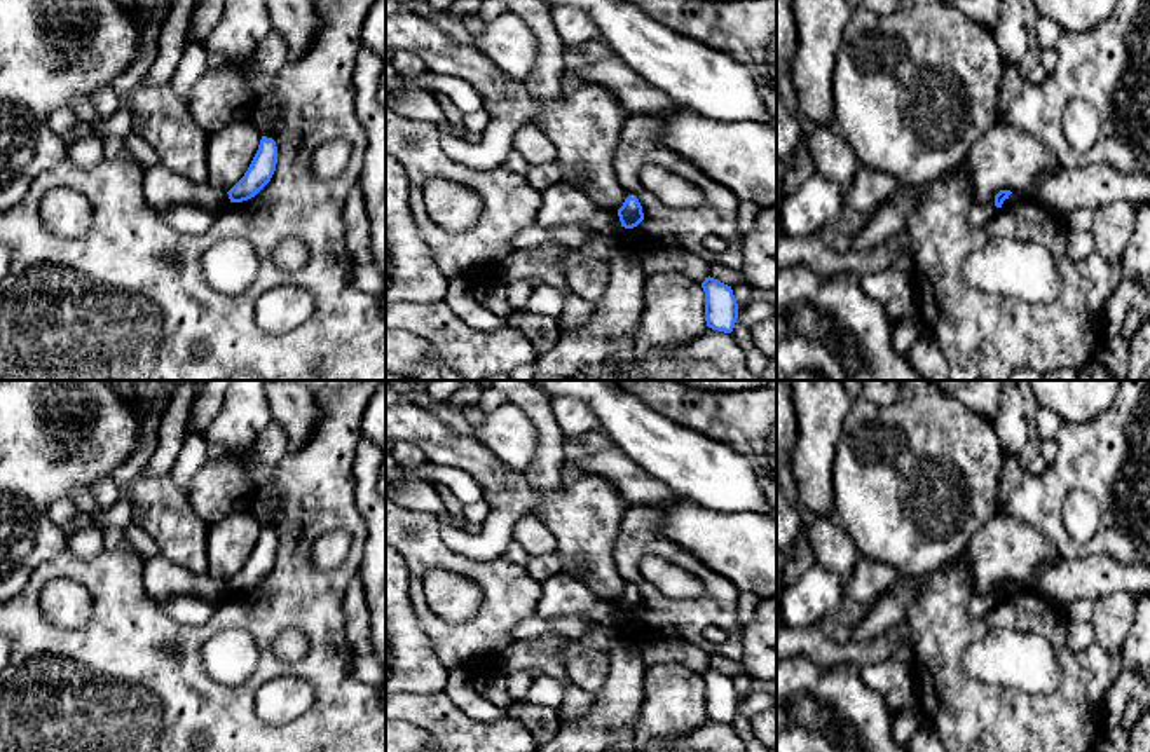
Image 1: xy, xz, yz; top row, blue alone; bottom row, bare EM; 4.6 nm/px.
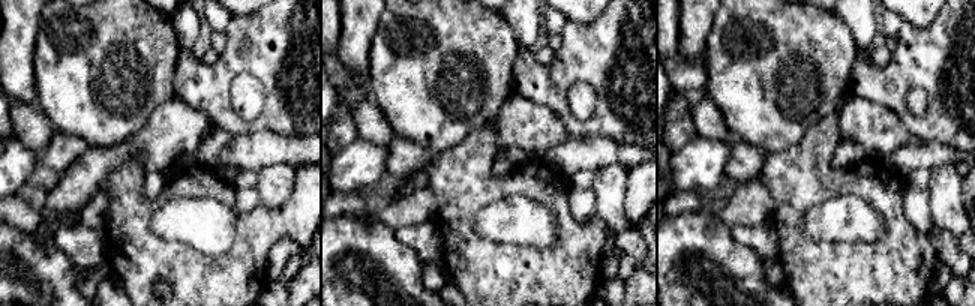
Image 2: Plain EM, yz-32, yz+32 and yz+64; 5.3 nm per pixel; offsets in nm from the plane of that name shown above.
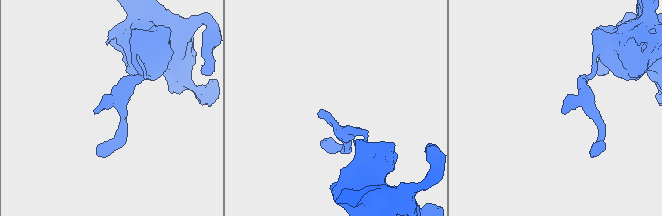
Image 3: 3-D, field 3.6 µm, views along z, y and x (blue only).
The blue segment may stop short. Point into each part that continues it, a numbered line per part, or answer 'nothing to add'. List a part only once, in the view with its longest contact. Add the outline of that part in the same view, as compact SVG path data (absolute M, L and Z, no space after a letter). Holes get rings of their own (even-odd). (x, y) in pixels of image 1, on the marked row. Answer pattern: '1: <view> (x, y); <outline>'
nothing to add

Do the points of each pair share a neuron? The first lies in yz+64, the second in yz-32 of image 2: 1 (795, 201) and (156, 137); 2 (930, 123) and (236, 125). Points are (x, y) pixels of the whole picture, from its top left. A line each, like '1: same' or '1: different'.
1: different
2: same

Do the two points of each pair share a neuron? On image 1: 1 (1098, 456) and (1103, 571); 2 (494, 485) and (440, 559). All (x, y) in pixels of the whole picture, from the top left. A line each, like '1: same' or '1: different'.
1: different
2: different

